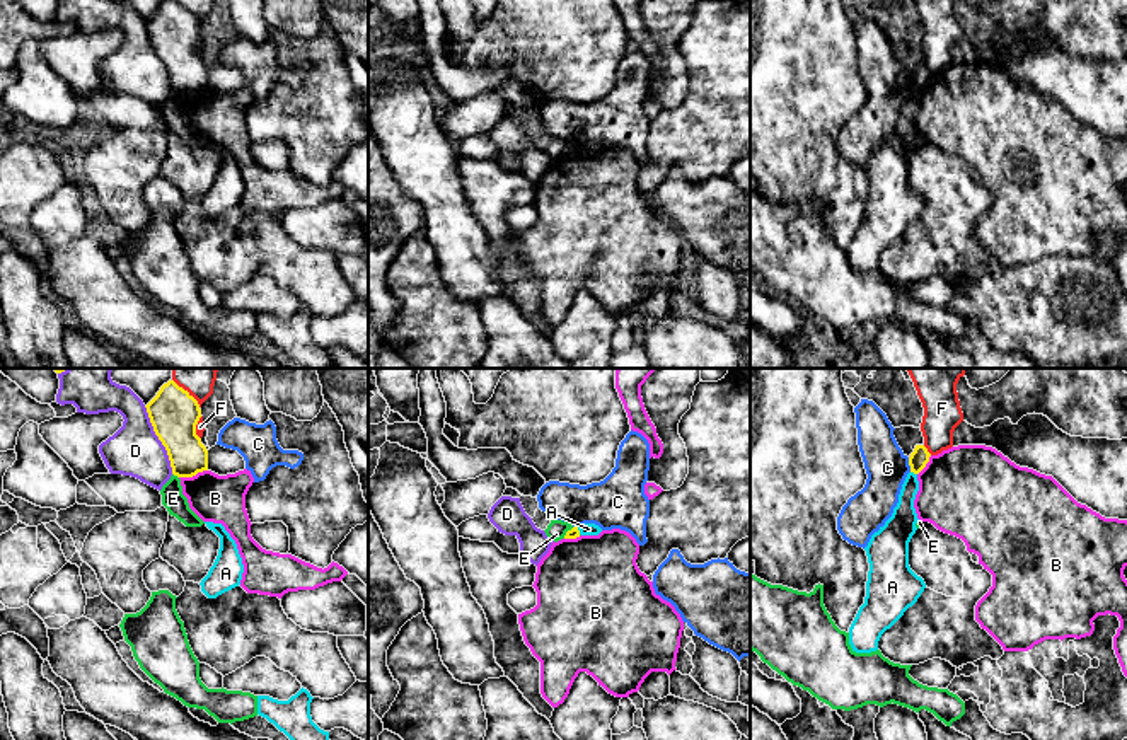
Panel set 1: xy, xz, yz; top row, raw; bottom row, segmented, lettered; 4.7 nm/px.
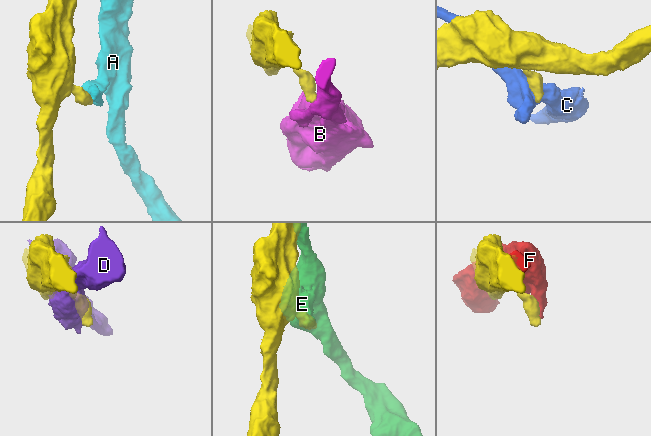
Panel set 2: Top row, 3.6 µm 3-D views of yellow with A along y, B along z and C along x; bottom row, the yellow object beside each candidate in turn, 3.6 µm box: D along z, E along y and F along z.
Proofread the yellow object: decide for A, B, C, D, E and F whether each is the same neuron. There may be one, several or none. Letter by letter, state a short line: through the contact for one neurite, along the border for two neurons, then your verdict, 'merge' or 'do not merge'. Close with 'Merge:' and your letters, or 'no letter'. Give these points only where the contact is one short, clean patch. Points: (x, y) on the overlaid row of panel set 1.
A: line yz (911, 471), (916, 474); do not merge
B: do not merge
C: line yz (907, 457), (911, 471); do not merge
D: do not merge
E: line xy (173, 473), (178, 478); do not merge
F: do not merge
Merge: no letter

